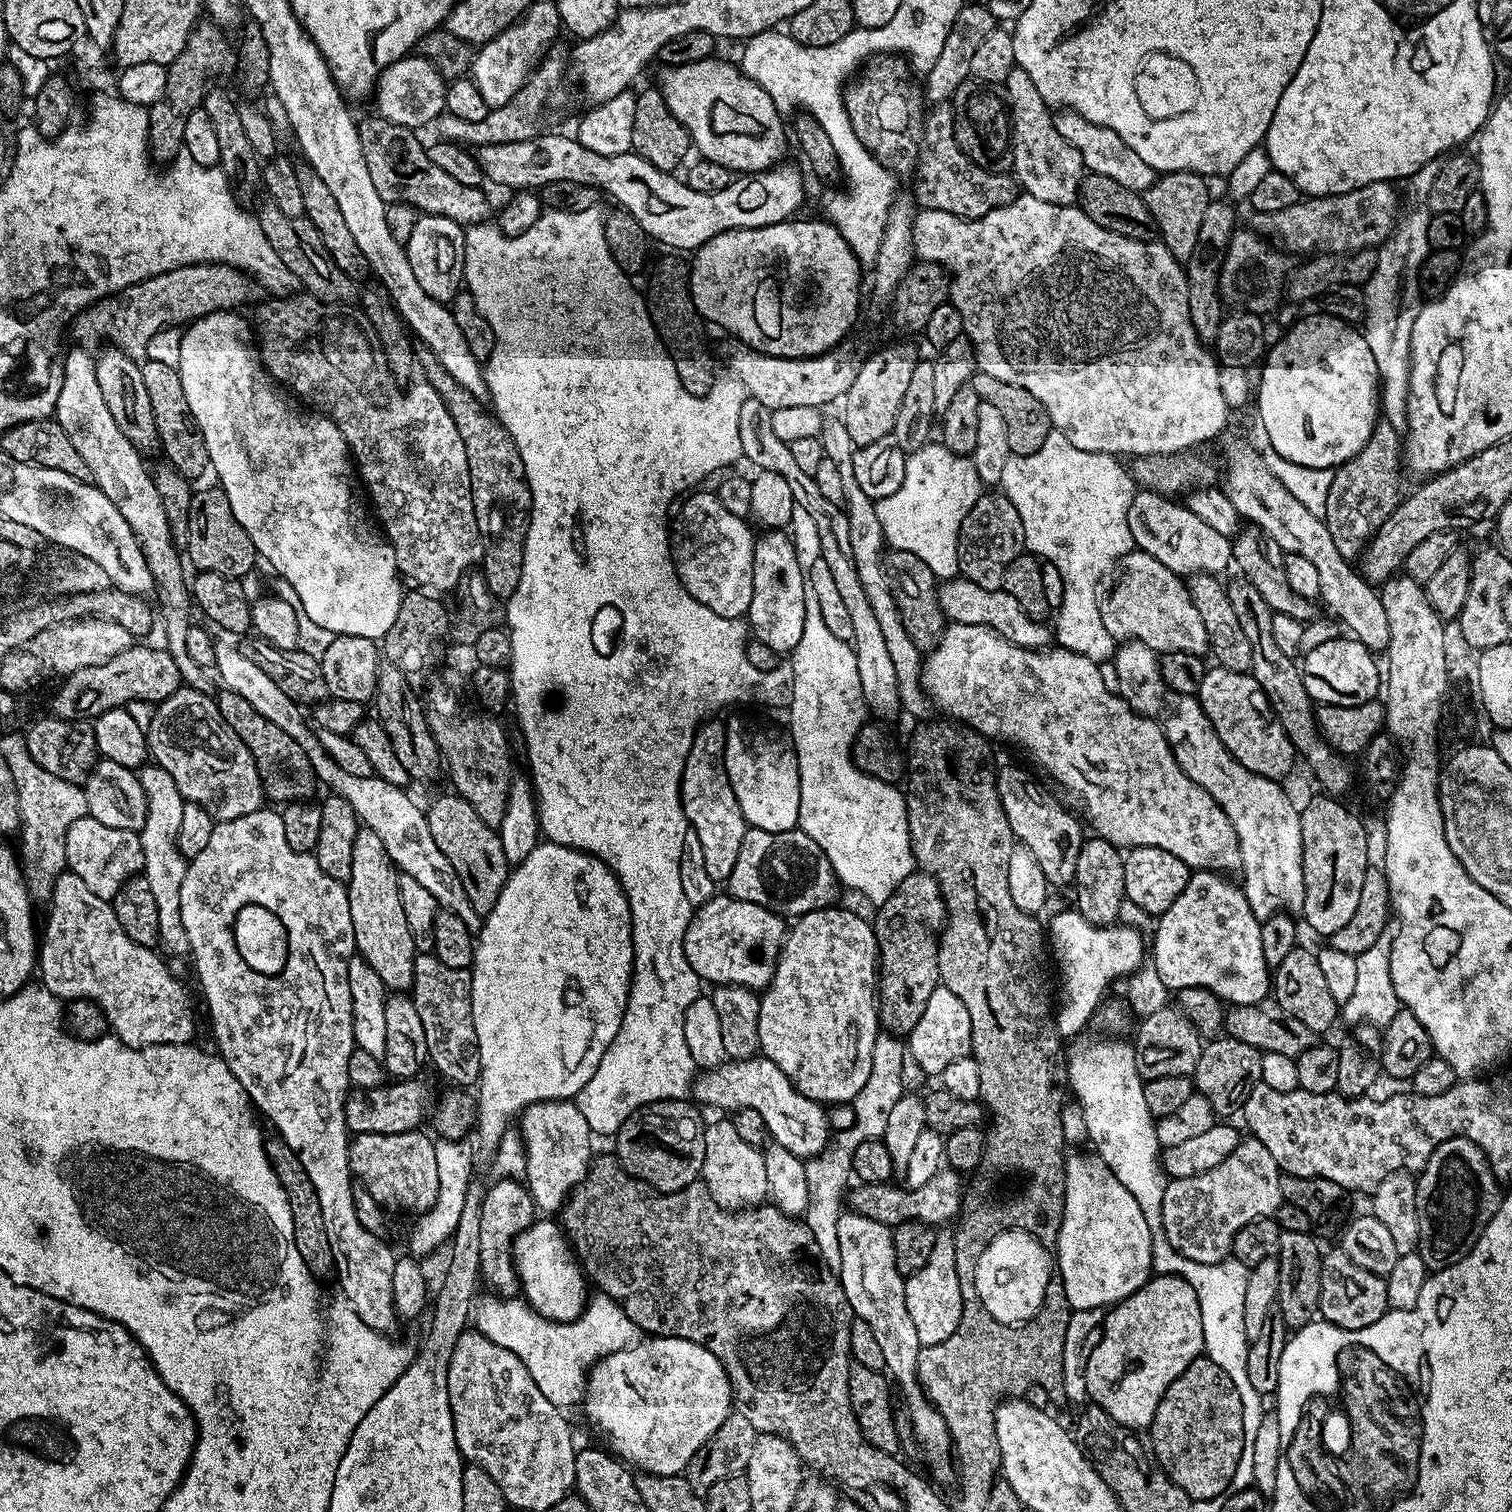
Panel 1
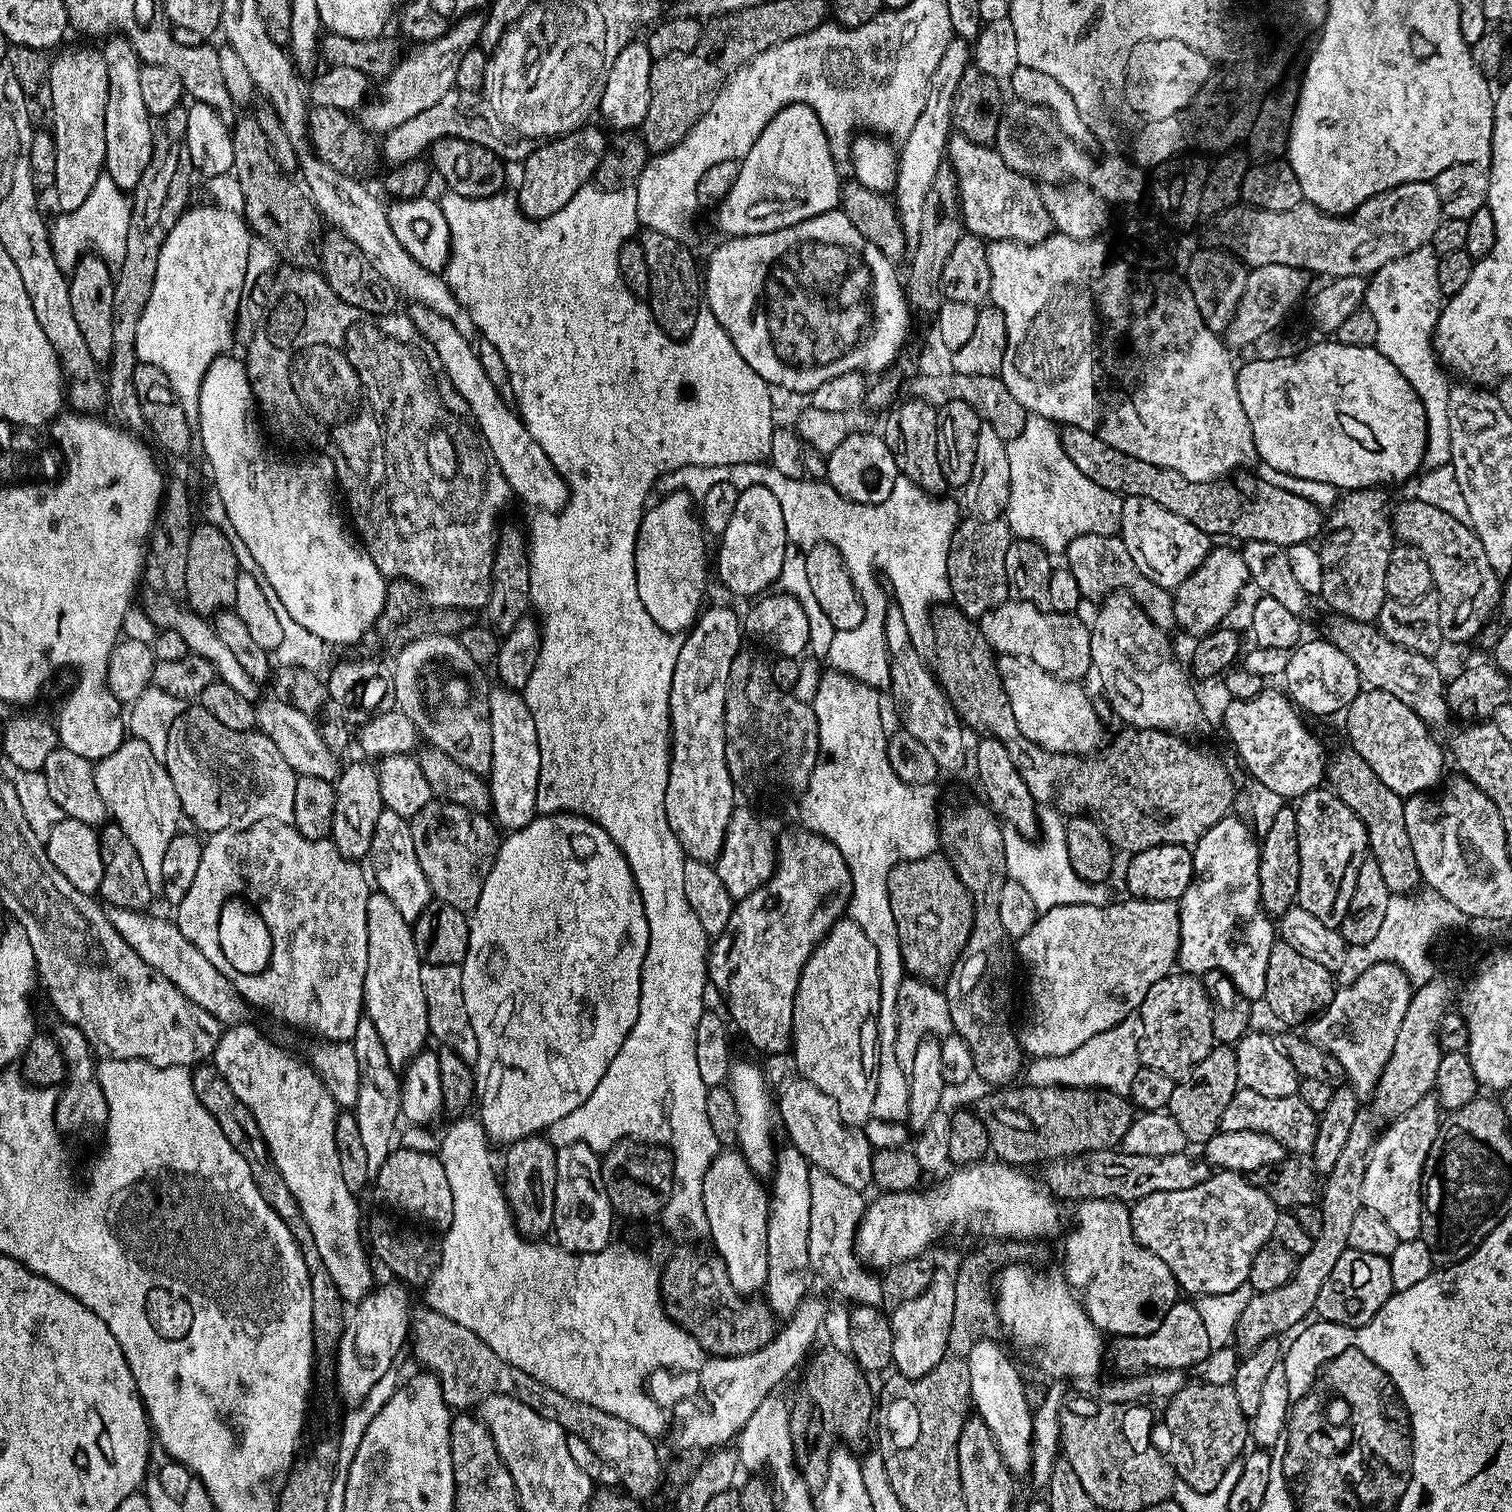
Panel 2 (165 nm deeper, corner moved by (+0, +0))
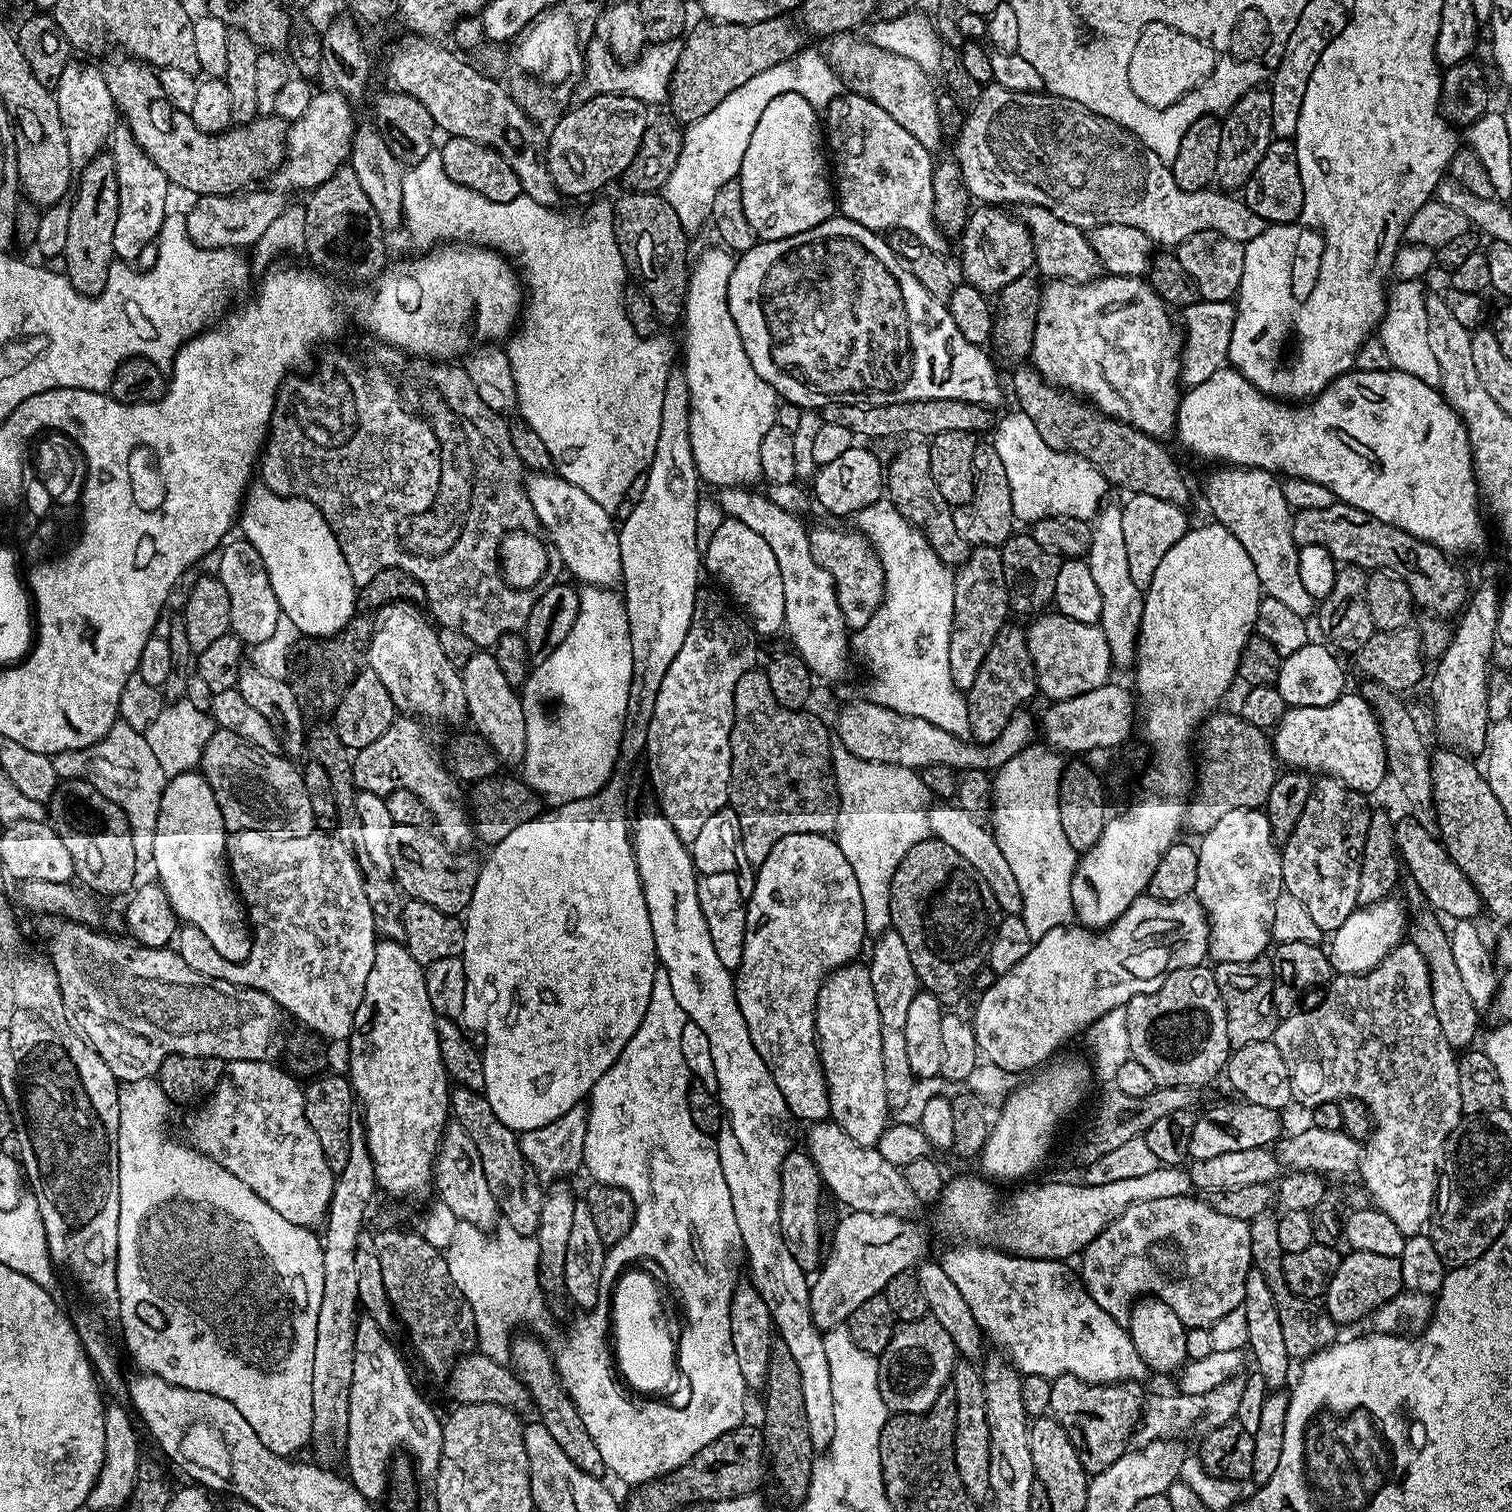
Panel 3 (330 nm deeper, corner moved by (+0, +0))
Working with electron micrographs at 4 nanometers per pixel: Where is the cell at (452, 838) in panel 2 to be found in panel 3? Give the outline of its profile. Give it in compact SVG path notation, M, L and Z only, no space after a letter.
M393 824L392 858L394 872L397 872L395 875L398 877L398 887L407 899L426 902L426 906L434 906L434 910L442 910L442 914L460 916L467 913L470 902L474 898L474 886L480 877L480 864L472 854L452 852L440 841L439 836L424 828Z

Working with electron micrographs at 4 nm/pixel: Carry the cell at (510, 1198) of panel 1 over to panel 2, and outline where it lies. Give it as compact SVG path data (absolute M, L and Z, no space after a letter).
M540 1134L524 1136L521 1140L516 1140L503 1149L502 1187L504 1197L517 1231L527 1239L538 1240L553 1231L556 1151L554 1145Z

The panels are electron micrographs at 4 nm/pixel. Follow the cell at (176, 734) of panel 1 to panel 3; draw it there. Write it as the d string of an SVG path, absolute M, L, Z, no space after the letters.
M217 730L206 742L198 768L206 782L210 782L214 798L218 798L224 826L229 833L262 830L278 838L306 838L306 834L317 831L303 771L295 768L289 757L274 753L266 748L256 748L238 734L223 730Z

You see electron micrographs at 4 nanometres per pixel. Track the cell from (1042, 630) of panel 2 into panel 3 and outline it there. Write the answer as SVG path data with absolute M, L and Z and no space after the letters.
M1040 614L1035 617L1032 625L1026 628L1026 643L1028 652L1032 656L1032 665L1036 671L1036 686L1039 695L1049 696L1049 701L1074 698L1076 695L1085 694L1086 691L1097 690L1109 683L1108 671L1113 671L1112 655L1103 630L1094 624L1074 622L1074 618L1066 618L1059 614Z

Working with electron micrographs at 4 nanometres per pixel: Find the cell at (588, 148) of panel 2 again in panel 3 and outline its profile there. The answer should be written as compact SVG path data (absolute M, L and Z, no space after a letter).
M623 94L592 96L577 105L569 107L547 133L550 178L565 197L588 196L611 180L619 181L634 162L650 119L649 105Z

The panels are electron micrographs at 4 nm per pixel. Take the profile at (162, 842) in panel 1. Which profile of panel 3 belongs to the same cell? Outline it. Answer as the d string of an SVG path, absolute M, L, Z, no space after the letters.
M118 722L98 742L82 750L59 752L51 759L54 772L61 781L73 779L90 782L98 794L110 798L110 802L118 805L131 831L137 861L151 861L154 854L154 830L158 826L158 810L166 777L145 733L134 730L134 726Z

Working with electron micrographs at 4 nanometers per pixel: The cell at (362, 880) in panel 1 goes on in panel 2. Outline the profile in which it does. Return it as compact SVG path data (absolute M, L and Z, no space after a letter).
M376 890L366 902L366 938L368 953L366 954L366 974L364 975L364 1007L366 1018L378 1030L378 1038L382 1038L382 1046L386 1048L386 1058L392 1069L403 1069L424 1047L424 1039L429 1039L428 1015L426 1014L426 998L422 994L422 963L418 950L414 946L412 924L398 914L398 906L386 898L386 894Z

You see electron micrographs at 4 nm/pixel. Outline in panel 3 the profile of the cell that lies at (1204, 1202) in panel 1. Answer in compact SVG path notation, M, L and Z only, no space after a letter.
M1192 1194L1137 1202L1130 1205L1118 1219L1113 1221L1107 1228L1104 1228L1102 1234L1098 1234L1098 1238L1094 1238L1088 1244L1088 1247L1084 1249L1079 1260L1078 1275L1084 1281L1085 1290L1090 1294L1090 1298L1094 1298L1094 1302L1098 1302L1098 1306L1102 1306L1102 1310L1106 1310L1106 1314L1110 1314L1114 1319L1121 1322L1127 1321L1132 1311L1134 1298L1139 1297L1141 1294L1151 1294L1155 1299L1166 1302L1166 1306L1170 1306L1170 1310L1174 1310L1174 1314L1178 1314L1178 1318L1183 1322L1185 1328L1209 1329L1214 1322L1218 1322L1218 1318L1230 1314L1230 1310L1239 1308L1244 1303L1244 1280L1248 1276L1248 1269L1253 1267L1249 1221L1230 1218L1230 1214L1218 1214L1218 1210L1214 1210L1207 1199L1197 1198Z

